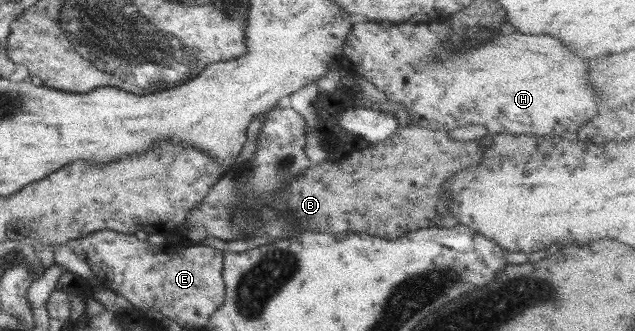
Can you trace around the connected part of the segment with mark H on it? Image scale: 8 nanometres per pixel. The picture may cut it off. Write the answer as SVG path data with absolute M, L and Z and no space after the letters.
M359 22L351 28L345 44L343 44L342 62L348 72L358 77L364 86L368 89L373 85L379 92L383 92L387 102L395 102L401 108L405 108L409 112L410 122L414 122L421 128L429 128L429 130L453 130L465 124L479 124L483 126L489 134L501 134L509 132L509 134L535 134L535 136L543 136L543 134L563 134L563 132L577 132L581 126L585 126L585 122L589 122L595 114L597 114L597 98L595 92L591 90L591 86L587 86L585 80L585 70L583 70L583 60L575 58L565 46L559 44L559 40L549 38L549 36L525 36L525 34L505 34L505 36L497 36L487 40L481 46L473 46L467 48L465 54L457 52L457 50L447 50L443 40L451 34L449 26L445 24L389 24L389 22Z

